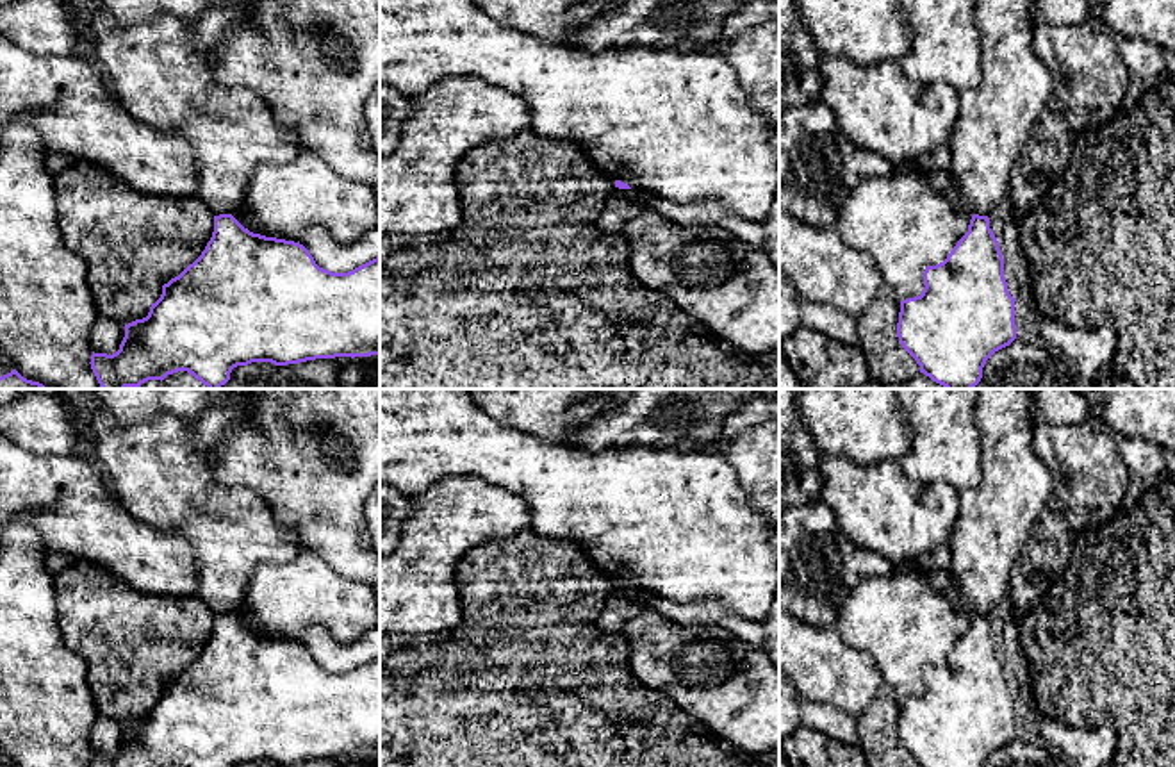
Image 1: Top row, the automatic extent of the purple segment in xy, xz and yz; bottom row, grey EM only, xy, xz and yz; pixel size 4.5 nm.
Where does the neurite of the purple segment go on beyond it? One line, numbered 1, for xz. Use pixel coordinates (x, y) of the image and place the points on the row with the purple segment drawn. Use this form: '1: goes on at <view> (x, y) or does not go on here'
1: does not go on here

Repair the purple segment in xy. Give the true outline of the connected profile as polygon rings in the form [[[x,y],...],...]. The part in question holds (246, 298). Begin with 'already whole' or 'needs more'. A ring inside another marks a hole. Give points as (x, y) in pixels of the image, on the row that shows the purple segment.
already whole | [[[219,214],[214,216],[214,232],[201,255],[162,285],[146,318],[125,325],[119,350],[112,355],[93,351],[89,364],[102,389],[141,387],[178,371],[187,371],[209,389],[219,389],[234,367],[251,362],[287,366],[371,355],[380,355],[380,257],[353,271],[332,273],[319,268],[303,244],[253,234],[232,214]]]

